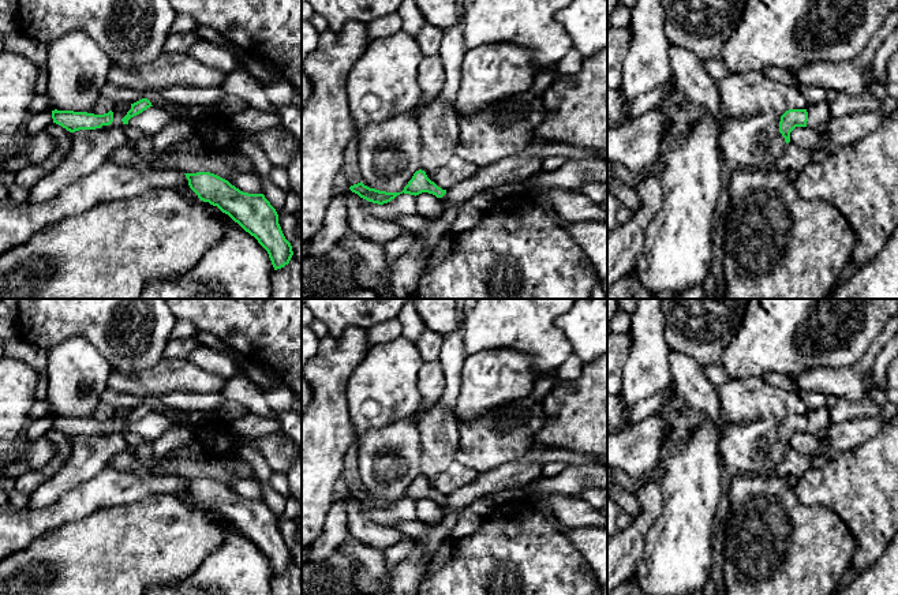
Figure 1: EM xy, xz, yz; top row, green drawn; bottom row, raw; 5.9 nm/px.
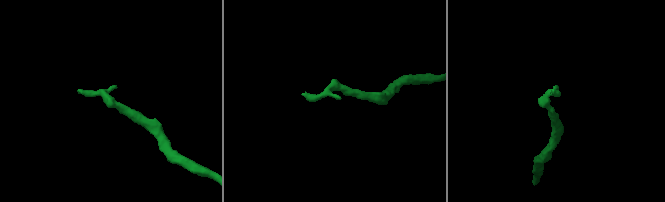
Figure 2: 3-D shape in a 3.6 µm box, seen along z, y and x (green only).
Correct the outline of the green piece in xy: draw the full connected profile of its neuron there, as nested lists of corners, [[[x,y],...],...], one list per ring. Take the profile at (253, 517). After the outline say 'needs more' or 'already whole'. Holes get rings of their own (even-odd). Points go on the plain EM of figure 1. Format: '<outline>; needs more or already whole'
[[[184,479],[190,494],[203,508],[217,512],[267,557],[274,576],[289,569],[293,557],[278,529],[278,520],[263,499],[243,498],[210,479]]]; already whole

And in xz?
[[[404,336],[396,338],[392,343],[381,343],[373,345],[364,359],[353,370],[348,386],[348,411],[349,418],[353,424],[355,442],[348,448],[344,459],[341,478],[349,484],[349,495],[358,499],[360,504],[383,510],[394,505],[400,499],[419,501],[422,498],[429,498],[437,504],[442,504],[446,495],[438,493],[431,487],[426,478],[419,475],[414,479],[412,484],[404,493],[401,498],[386,498],[375,494],[370,494],[360,487],[359,472],[358,472],[358,439],[362,434],[371,429],[383,427],[396,420],[409,418],[412,413],[419,411],[422,394],[418,386],[419,370],[424,363],[418,345]]]; needs more

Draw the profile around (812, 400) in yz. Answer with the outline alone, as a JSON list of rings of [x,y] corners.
[[[798,390],[798,396],[809,409],[817,409],[826,405],[826,396],[823,393]]]

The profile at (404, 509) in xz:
[[[404,498],[383,510],[373,509],[360,504],[360,510],[367,519],[379,525],[394,527],[401,521],[416,520],[416,502]]]

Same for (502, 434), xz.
[[[542,377],[527,397],[497,405],[471,422],[459,420],[460,442],[454,460],[479,474],[486,474],[530,452],[535,435],[546,423],[542,403],[555,385],[555,377]]]

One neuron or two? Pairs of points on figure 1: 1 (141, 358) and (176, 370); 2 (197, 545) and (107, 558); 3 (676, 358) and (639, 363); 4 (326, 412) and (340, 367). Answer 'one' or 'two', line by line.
1: two
2: one
3: two
4: one

